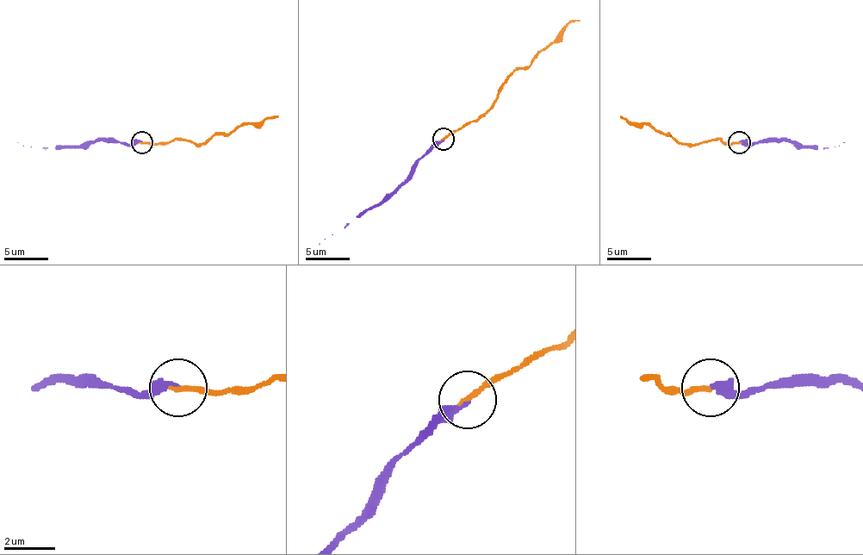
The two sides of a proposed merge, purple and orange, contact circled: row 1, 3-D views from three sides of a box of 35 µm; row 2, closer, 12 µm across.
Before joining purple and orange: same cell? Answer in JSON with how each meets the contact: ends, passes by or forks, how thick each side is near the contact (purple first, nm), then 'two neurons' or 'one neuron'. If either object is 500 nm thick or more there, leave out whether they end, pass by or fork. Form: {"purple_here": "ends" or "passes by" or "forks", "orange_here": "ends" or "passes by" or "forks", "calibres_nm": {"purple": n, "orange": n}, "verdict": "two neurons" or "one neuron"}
{"purple_here": "ends", "orange_here": "ends", "calibres_nm": {"purple": 280, "orange": 200}, "verdict": "one neuron"}

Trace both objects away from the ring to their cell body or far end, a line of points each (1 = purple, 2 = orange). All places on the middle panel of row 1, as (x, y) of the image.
1: (443, 140), (379, 203), (324, 238), (319, 245)
2: (443, 140), (478, 120), (515, 71), (530, 65), (572, 21), (579, 21)

